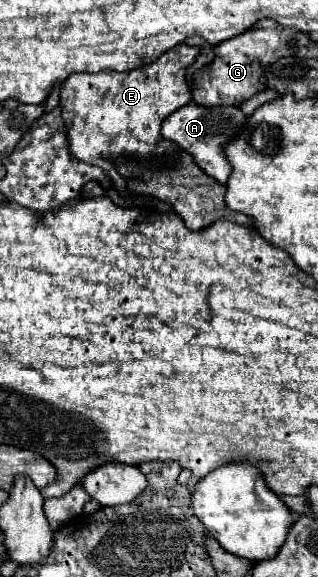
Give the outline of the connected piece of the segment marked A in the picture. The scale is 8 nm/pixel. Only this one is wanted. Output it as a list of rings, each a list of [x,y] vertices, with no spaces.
[[[190,103],[166,117],[161,126],[161,134],[164,139],[176,143],[180,149],[190,153],[198,167],[204,169],[204,173],[220,183],[226,183],[232,167],[224,155],[224,145],[242,131],[244,123],[246,115],[238,107],[202,107]]]

